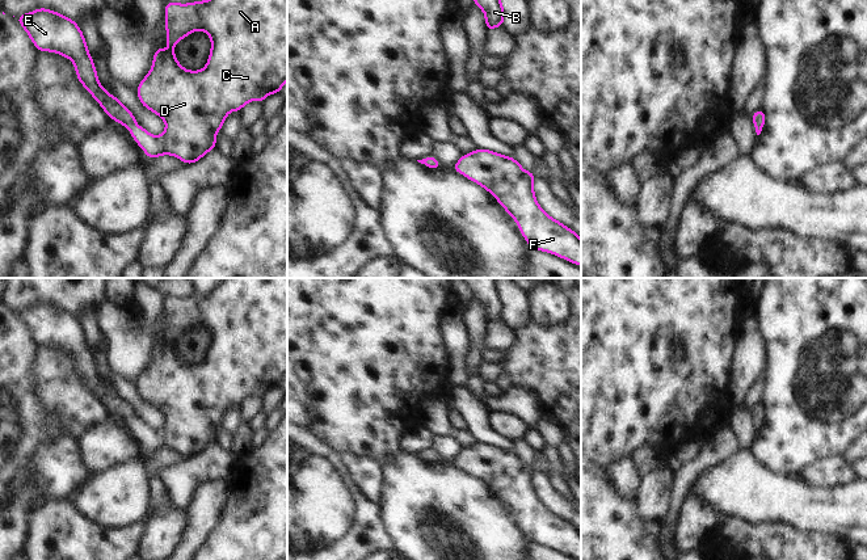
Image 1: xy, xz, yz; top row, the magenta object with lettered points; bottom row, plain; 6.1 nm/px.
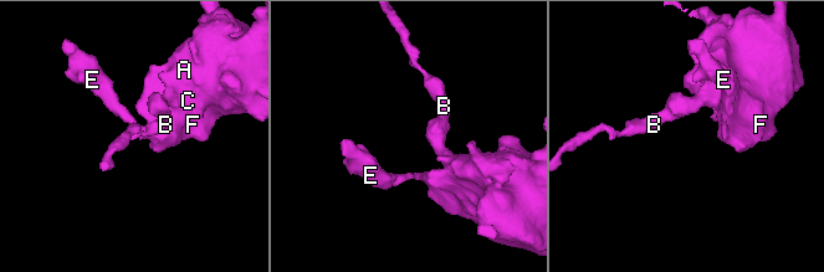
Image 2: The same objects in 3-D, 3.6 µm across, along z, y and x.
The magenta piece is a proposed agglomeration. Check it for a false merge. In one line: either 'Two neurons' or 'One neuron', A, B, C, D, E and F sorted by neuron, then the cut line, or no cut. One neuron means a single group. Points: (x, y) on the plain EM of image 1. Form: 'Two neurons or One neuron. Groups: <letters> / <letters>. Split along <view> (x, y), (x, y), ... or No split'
One neuron. Groups: A B C D E F. No split.

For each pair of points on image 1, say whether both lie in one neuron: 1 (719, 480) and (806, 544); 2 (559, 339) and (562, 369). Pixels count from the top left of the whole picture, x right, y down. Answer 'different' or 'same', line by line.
1: different
2: same

